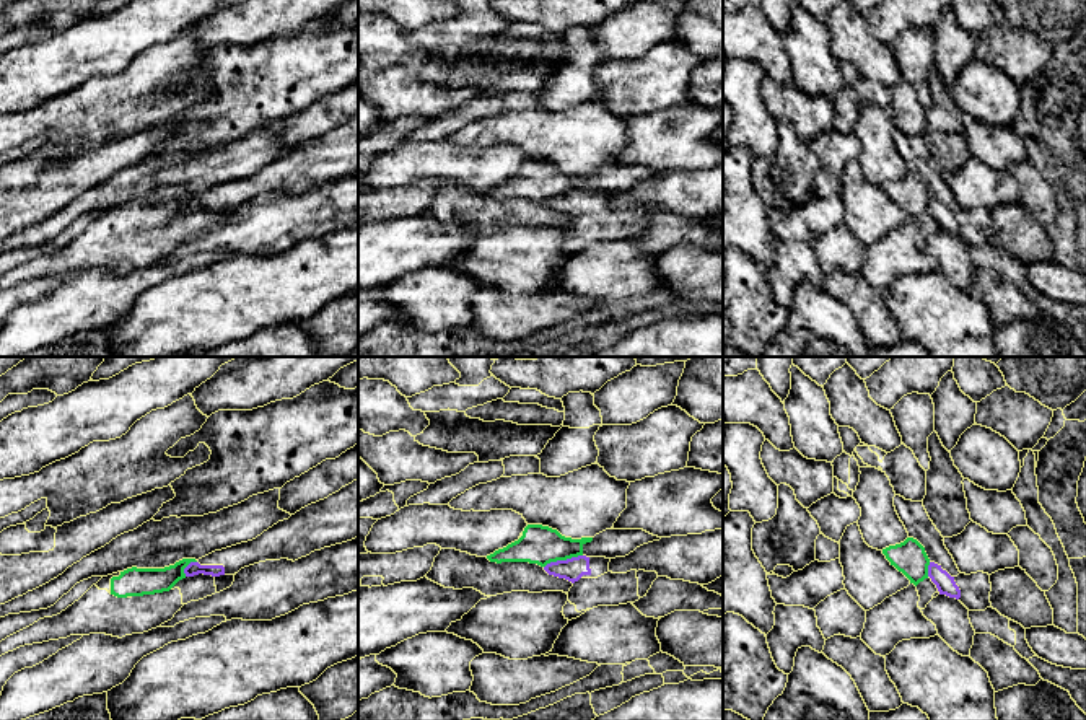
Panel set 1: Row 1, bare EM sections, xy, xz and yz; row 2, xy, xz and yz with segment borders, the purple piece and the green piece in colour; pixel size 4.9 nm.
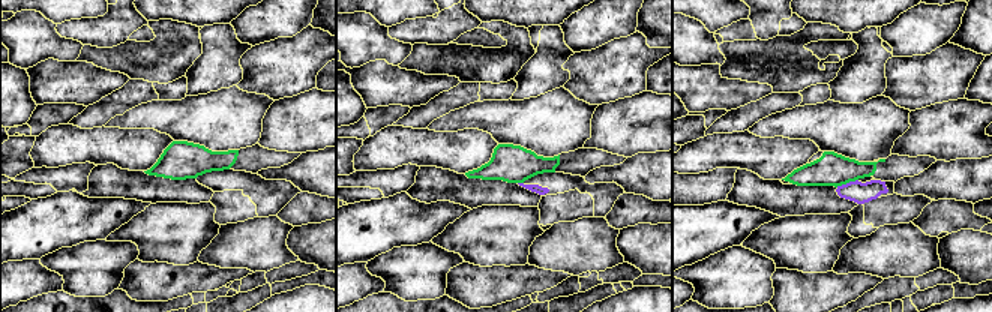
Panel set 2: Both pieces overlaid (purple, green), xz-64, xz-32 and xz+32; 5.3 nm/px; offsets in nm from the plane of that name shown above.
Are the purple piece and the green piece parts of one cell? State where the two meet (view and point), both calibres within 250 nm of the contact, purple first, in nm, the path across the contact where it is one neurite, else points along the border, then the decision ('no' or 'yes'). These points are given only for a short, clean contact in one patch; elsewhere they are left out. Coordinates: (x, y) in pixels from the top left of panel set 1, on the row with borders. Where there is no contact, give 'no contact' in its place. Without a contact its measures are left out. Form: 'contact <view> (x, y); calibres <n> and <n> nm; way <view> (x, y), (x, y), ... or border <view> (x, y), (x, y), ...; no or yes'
contact xz (562, 561); calibres 110 and 190 nm; border xz (582, 554), (551, 561), (544, 567); no

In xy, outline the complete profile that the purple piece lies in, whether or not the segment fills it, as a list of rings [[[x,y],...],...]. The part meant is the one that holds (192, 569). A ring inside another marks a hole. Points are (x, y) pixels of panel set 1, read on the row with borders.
[[[358,479],[324,500],[278,521],[252,541],[190,562],[184,573],[220,577],[265,560],[298,560],[314,551],[358,538]]]

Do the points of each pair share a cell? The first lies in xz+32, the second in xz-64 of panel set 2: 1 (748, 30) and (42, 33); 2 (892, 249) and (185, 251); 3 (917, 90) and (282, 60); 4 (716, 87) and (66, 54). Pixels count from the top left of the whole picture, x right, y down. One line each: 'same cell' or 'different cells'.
1: different cells
2: different cells
3: same cell
4: different cells

